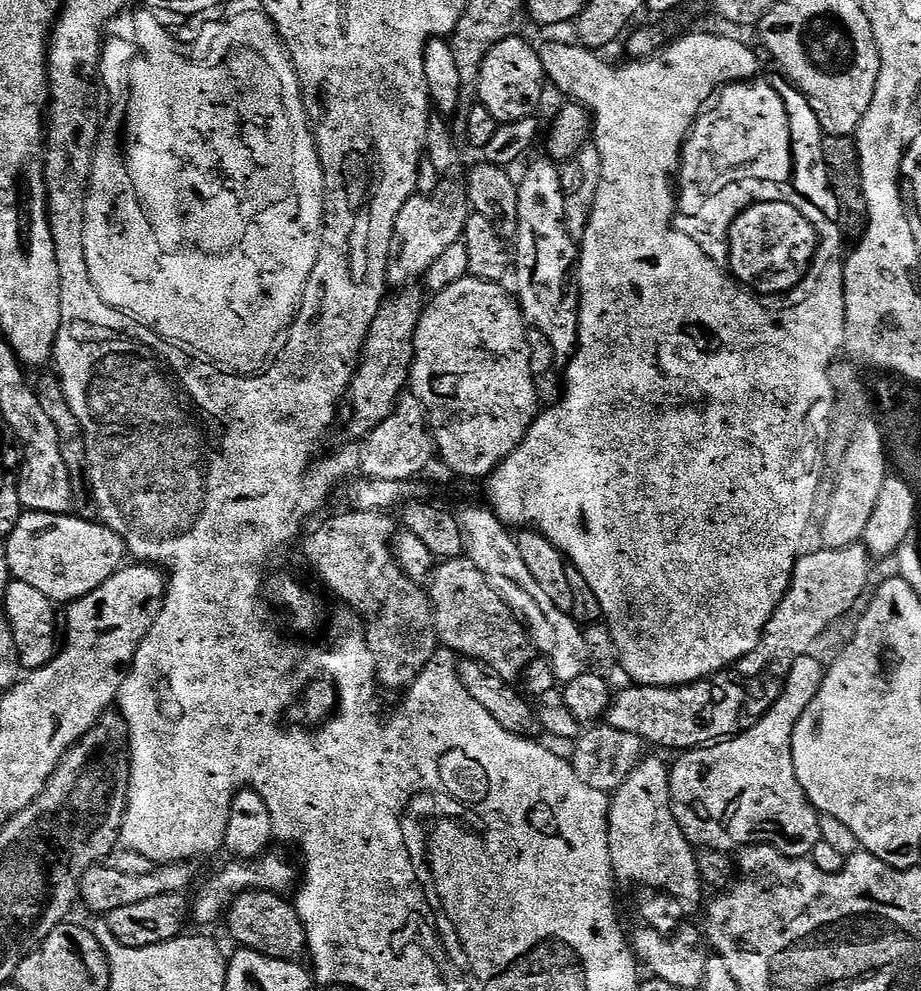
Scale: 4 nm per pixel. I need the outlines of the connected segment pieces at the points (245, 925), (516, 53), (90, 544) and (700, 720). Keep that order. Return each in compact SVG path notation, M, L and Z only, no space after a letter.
M249 890L236 897L226 913L228 932L237 940L235 943L267 956L279 956L282 960L303 961L308 950L304 923L300 921L295 907L289 901L287 904L284 898L275 892L259 890Z
M511 36L498 42L498 46L486 54L486 62L482 62L480 79L474 88L480 91L479 103L484 104L490 114L494 114L496 121L509 124L539 113L540 103L544 100L544 84L546 77L539 51L535 47L531 48L524 38Z
M27 510L21 513L13 533L5 539L4 547L7 550L9 575L13 579L37 587L42 594L46 594L56 604L69 604L92 593L102 582L106 582L120 570L124 562L122 560L128 554L124 540L102 522L96 520L92 522L84 519L84 516L71 513L52 515L50 512Z
M732 676L721 692L708 692L709 685L681 684L678 688L652 688L648 684L628 686L615 693L613 702L606 713L607 727L638 734L645 745L657 744L660 748L691 750L719 744L737 735L740 711L748 700L748 692L738 677Z

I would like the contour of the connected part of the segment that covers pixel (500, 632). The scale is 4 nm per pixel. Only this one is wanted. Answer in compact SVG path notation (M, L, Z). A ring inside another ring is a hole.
M467 558L445 560L437 563L430 577L430 595L432 598L432 620L436 623L436 639L449 652L455 652L457 657L477 660L489 672L509 682L516 682L523 677L530 659L530 637L521 622L506 606L506 602L494 590L482 570L474 566Z

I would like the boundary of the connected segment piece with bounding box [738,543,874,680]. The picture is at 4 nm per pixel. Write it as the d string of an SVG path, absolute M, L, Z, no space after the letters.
M863 543L845 548L817 548L817 552L805 551L796 561L788 593L764 627L760 645L738 665L742 679L752 680L763 672L788 673L798 658L811 653L814 638L818 638L818 634L822 634L830 622L849 615L856 599L864 591L869 591L868 579L872 576L874 560Z

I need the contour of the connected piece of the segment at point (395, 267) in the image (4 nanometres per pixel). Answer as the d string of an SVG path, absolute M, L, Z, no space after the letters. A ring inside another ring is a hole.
M456 178L445 179L432 196L417 194L410 197L406 206L398 210L398 218L394 222L386 266L389 285L396 290L415 285L416 278L421 279L447 247L461 241L469 215L467 187L461 181L459 184Z

